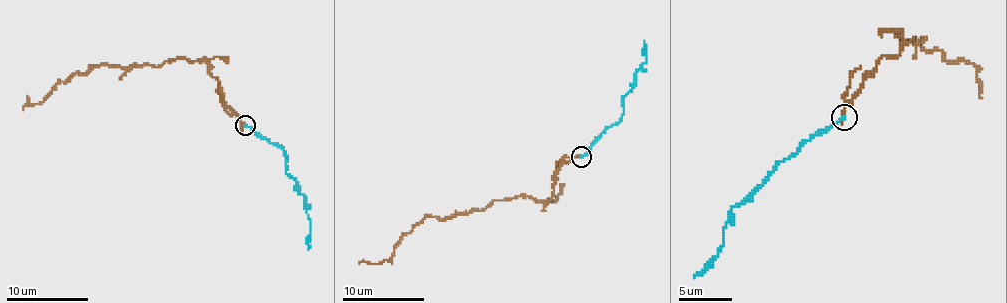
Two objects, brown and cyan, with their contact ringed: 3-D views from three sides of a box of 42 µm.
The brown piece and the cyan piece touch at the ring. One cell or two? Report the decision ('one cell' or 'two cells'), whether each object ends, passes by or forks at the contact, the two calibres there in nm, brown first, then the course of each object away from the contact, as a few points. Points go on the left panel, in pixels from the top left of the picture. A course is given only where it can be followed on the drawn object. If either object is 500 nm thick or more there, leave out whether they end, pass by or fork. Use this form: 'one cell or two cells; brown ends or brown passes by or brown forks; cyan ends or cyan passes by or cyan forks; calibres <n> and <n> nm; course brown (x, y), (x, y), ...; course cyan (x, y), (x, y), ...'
two cells; brown ends; cyan ends; calibres 280 and 180 nm; course brown (244, 124), (226, 110), (220, 81), (205, 61), (91, 67), (58, 81), (41, 102), (23, 110); course cyan (244, 124), (285, 153), (285, 171), (304, 196), (310, 225), (308, 249)

